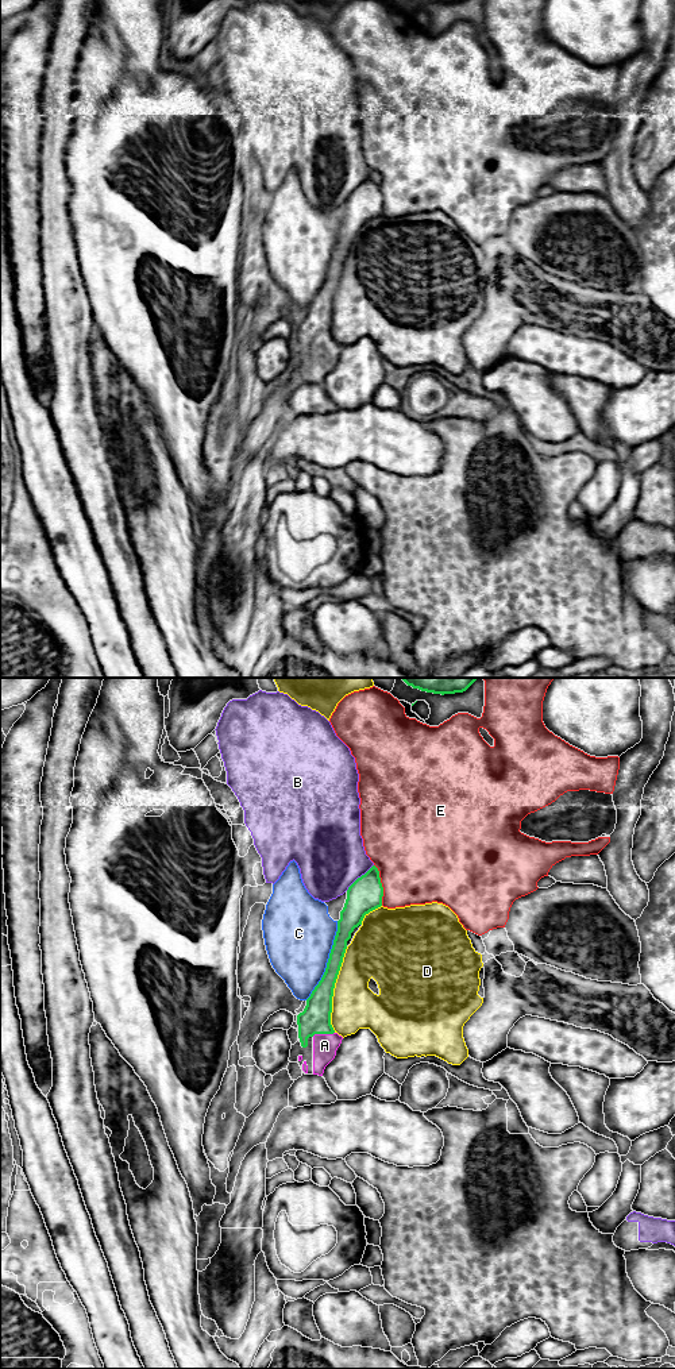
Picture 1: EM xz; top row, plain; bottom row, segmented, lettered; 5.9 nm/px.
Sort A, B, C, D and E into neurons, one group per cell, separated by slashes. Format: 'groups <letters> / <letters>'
groups A / B / C / D / E

